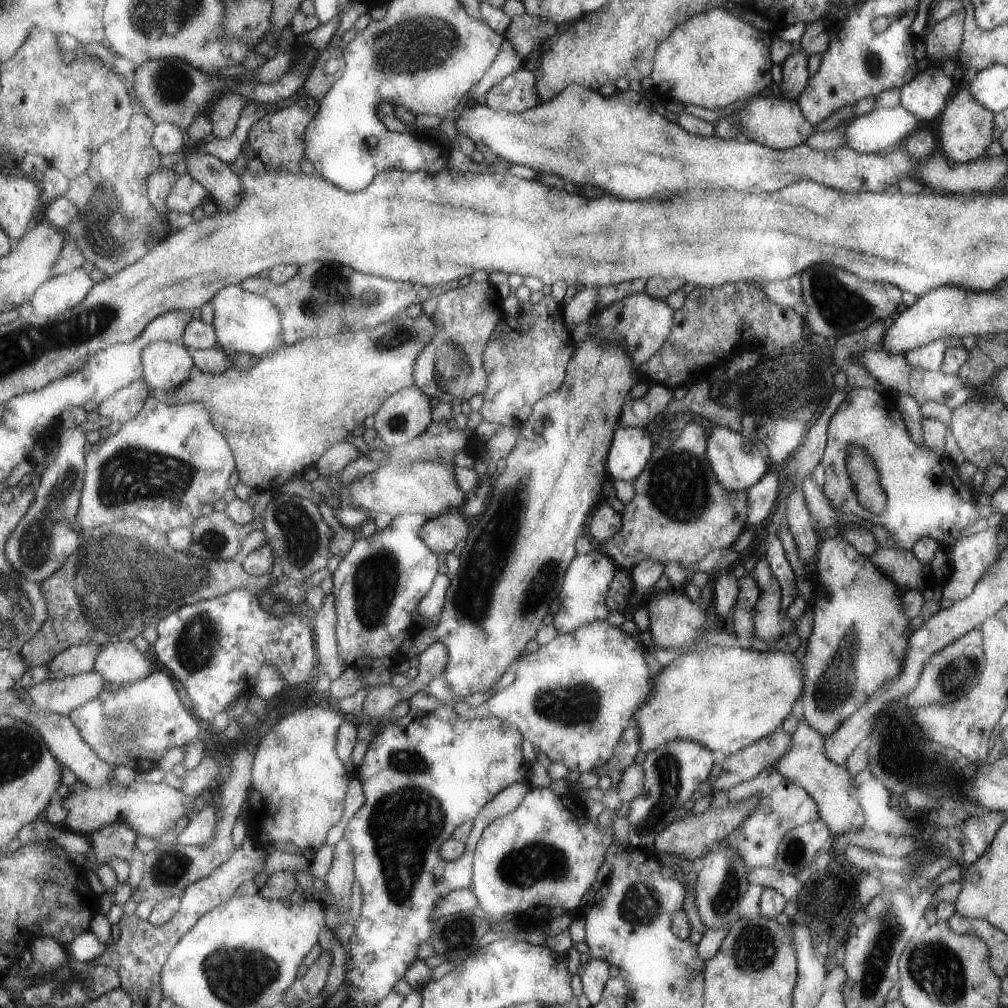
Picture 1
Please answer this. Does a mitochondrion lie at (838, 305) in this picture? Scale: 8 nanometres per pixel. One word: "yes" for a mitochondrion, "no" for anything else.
yes

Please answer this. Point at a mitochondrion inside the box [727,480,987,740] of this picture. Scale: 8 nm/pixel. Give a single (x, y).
(833, 689)

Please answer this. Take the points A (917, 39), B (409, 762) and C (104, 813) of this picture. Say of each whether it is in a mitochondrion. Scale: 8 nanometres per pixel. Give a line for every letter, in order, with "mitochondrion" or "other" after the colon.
A: other
B: mitochondrion
C: other

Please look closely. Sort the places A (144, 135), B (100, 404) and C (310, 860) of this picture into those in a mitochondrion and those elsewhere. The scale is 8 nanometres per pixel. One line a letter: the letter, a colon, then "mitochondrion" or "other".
A: other
B: other
C: other

